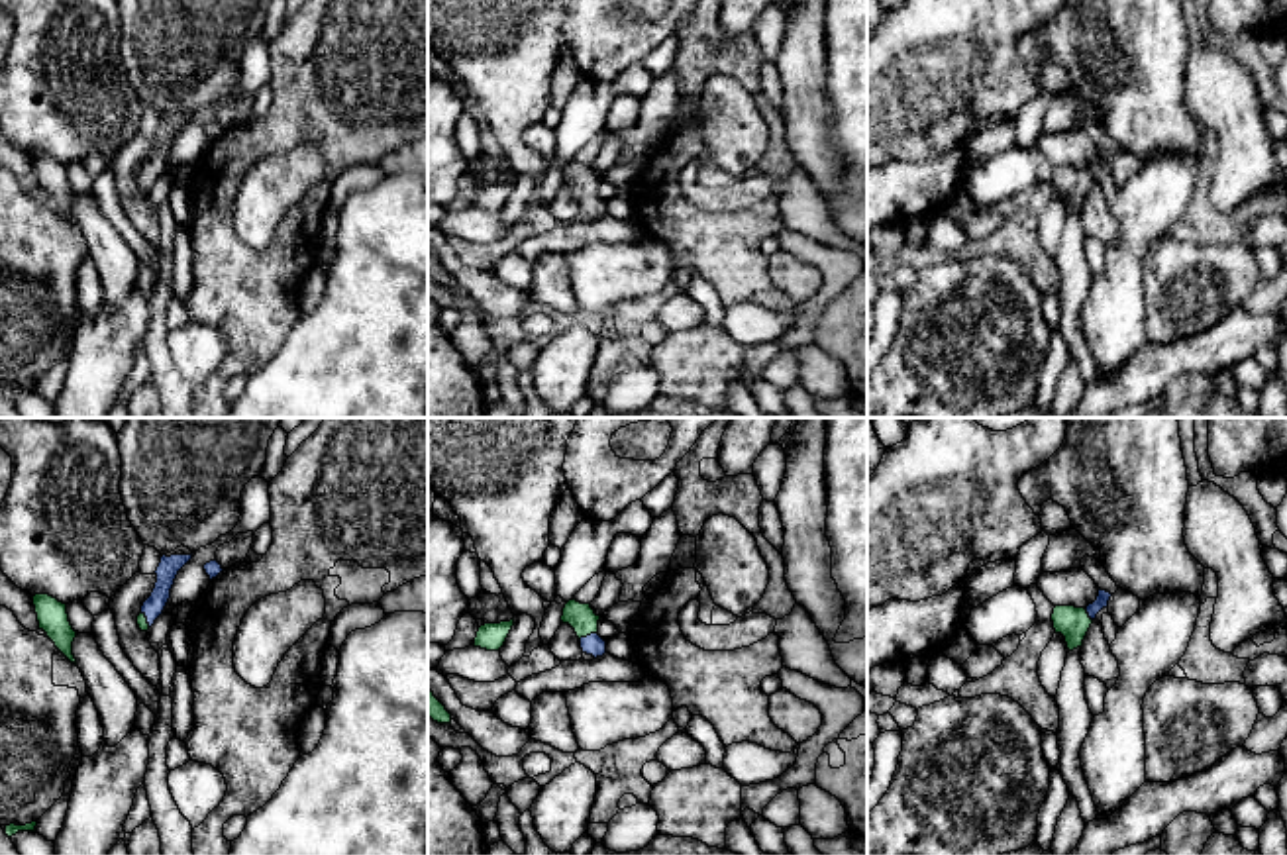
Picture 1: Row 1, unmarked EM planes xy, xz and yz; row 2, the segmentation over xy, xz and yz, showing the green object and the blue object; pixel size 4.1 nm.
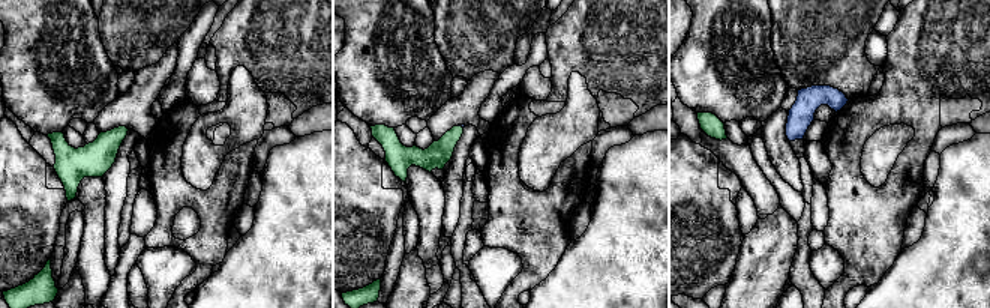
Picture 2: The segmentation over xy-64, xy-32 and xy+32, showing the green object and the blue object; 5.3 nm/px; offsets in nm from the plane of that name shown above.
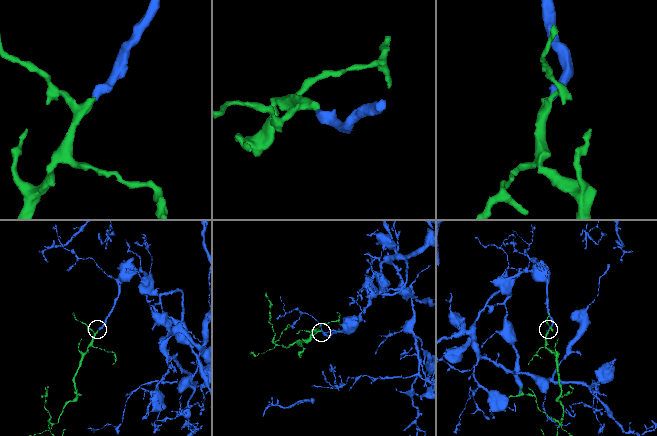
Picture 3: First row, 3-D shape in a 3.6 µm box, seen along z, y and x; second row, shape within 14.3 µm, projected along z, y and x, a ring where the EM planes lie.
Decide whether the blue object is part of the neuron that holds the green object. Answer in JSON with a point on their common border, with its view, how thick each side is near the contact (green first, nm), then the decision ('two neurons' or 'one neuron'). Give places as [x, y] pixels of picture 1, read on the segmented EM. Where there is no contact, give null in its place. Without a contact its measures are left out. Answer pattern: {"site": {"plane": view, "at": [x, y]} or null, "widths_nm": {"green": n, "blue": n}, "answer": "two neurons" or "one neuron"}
{"site": {"plane": "xz", "at": [587, 634]}, "widths_nm": {"green": 110, "blue": 90}, "answer": "one neuron"}

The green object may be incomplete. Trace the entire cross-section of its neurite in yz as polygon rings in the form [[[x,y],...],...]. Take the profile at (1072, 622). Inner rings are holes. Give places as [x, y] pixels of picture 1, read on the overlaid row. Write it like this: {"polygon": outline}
{"polygon": [[[1099,588],[1099,596],[1087,608],[1055,606],[1052,614],[1055,633],[1065,637],[1067,649],[1073,651],[1083,645],[1083,639],[1097,618],[1108,606],[1110,592]]]}

